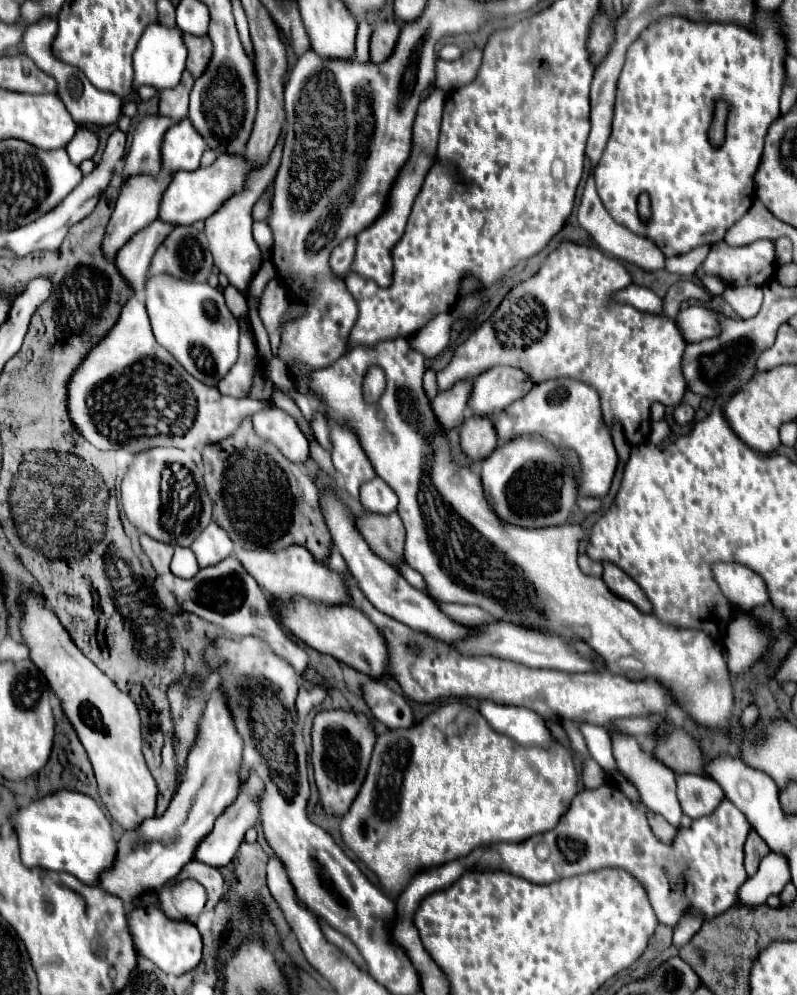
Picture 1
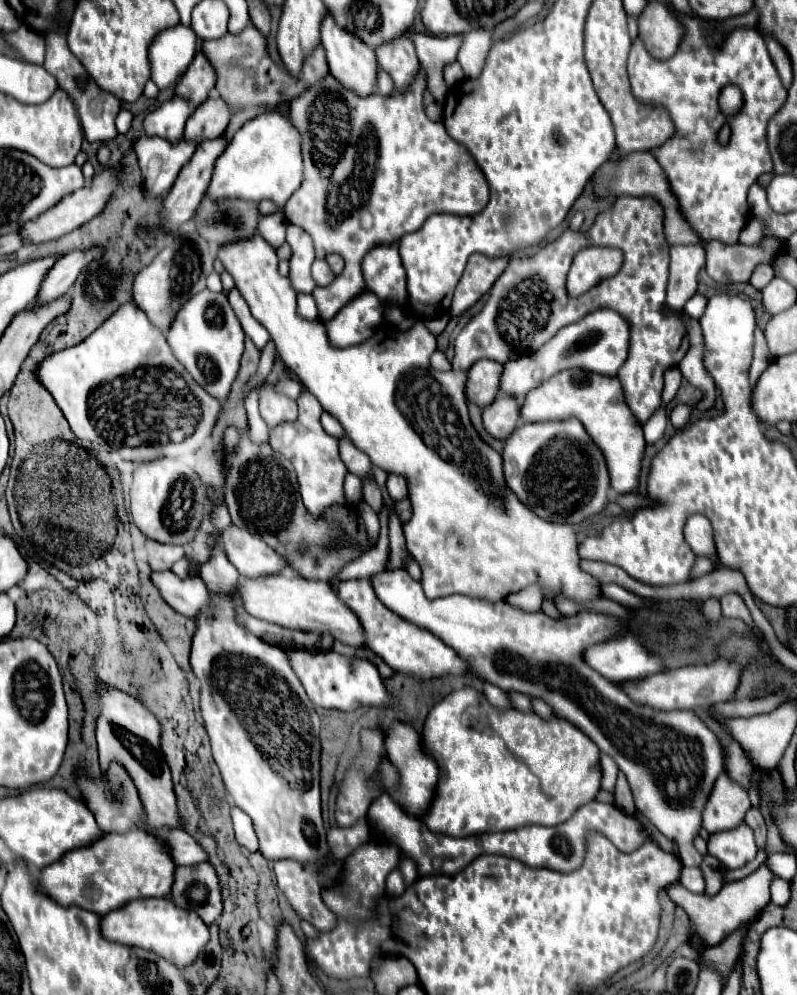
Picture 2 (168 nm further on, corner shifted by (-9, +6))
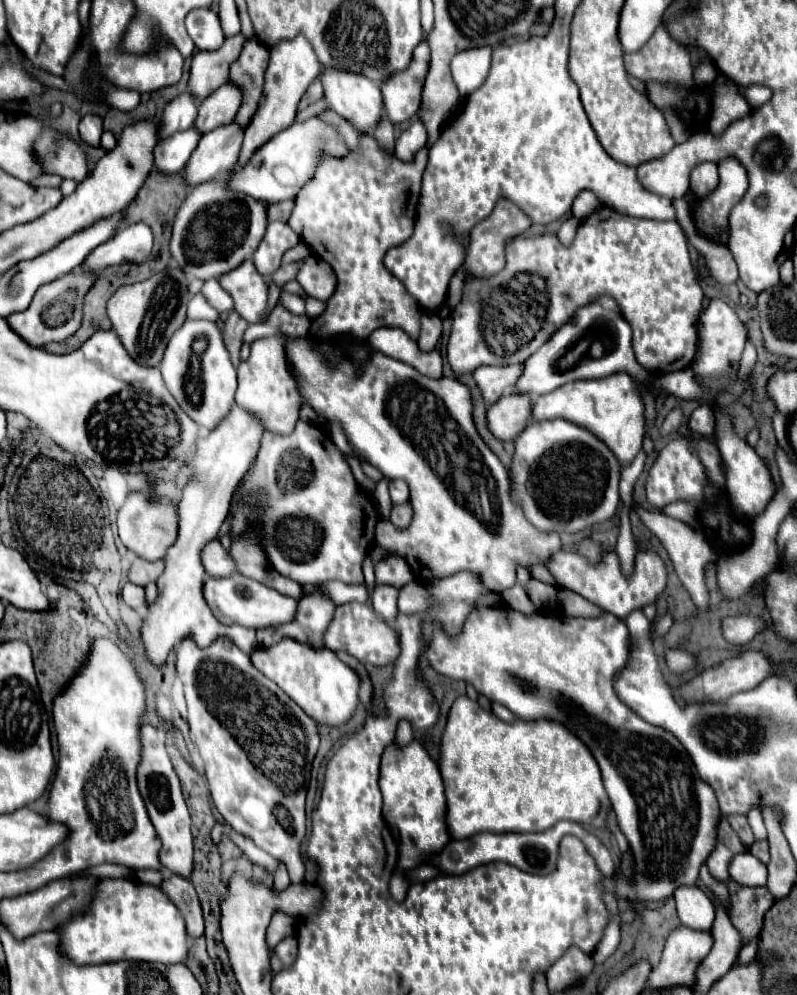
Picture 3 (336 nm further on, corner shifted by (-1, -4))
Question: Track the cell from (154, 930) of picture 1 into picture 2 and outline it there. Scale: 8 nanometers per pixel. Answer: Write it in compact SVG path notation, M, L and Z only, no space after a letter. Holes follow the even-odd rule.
M171 896L163 898L139 898L123 904L121 908L105 914L101 918L101 936L105 940L115 940L117 944L143 948L155 952L161 958L185 968L191 964L199 950L209 942L209 928L191 908L179 908L173 904Z

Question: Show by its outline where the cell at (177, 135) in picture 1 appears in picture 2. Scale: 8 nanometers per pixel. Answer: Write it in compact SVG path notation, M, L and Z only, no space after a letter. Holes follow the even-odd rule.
M211 94L203 104L195 108L185 126L185 140L199 142L203 138L221 136L229 124L231 110L219 96Z

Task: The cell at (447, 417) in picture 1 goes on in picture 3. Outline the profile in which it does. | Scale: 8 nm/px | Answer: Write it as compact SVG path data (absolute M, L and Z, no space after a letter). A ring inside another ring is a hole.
M479 366L473 372L473 378L481 390L485 404L491 406L493 402L497 402L503 396L503 392L507 392L517 382L521 370L523 366Z

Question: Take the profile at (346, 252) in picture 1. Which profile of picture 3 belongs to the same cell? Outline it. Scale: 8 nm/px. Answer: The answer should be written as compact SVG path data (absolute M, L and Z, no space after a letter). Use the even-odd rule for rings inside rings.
M309 256L299 274L297 274L297 282L303 286L303 290L317 298L317 300L327 300L333 290L335 290L335 274L333 274L333 268L323 260L323 258L317 258L317 256Z

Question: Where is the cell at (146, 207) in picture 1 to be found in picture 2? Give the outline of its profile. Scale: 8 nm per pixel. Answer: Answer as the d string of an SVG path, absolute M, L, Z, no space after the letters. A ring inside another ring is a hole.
M141 136L135 144L135 154L145 178L145 190L151 198L169 192L183 164L189 162L197 144L189 140L169 142L165 138Z

